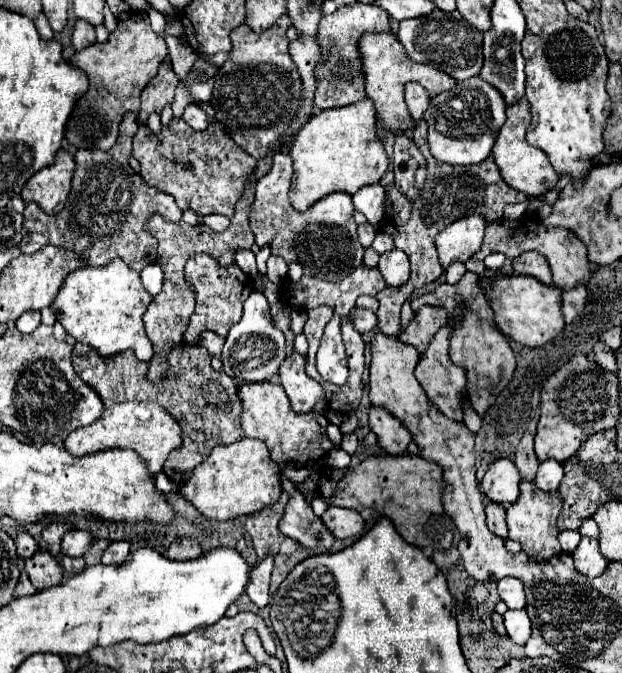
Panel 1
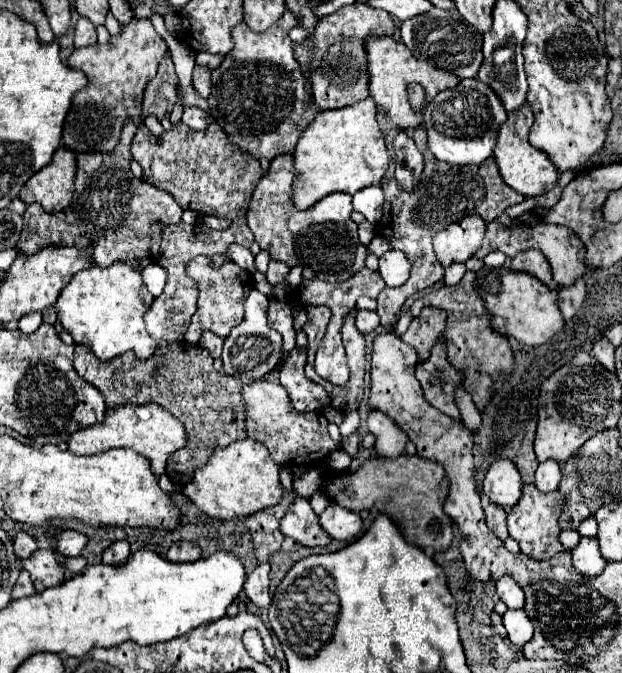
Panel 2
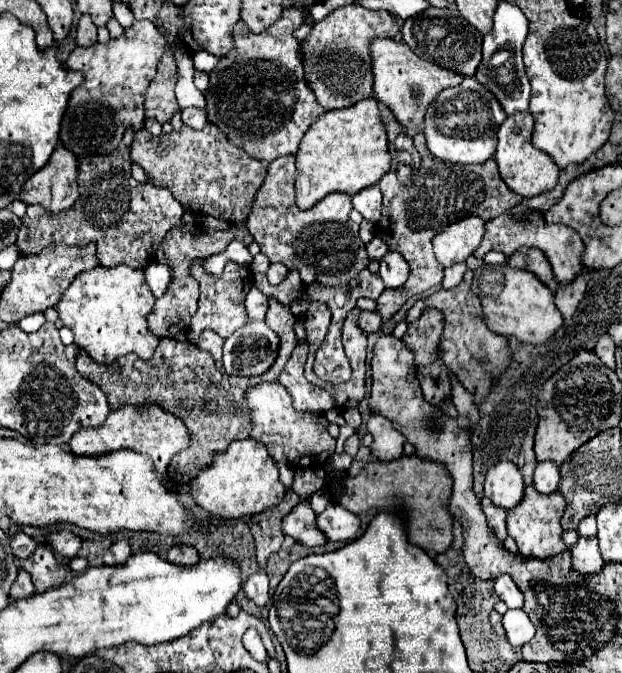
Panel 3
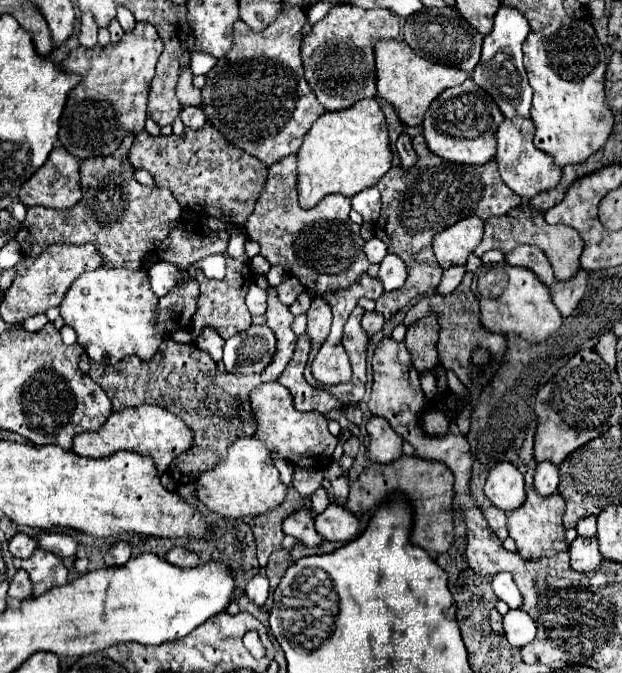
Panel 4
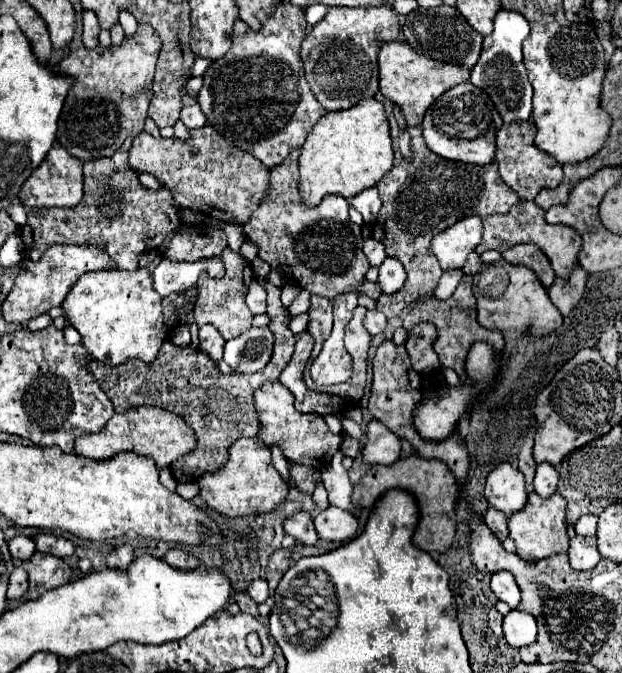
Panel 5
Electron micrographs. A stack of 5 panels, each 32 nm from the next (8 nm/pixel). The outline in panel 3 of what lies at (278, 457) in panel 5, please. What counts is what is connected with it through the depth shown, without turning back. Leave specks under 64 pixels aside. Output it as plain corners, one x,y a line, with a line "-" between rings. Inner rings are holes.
284,462
277,463
277,466
279,469
280,481
286,488
290,488
293,482
294,470
289,464
286,464

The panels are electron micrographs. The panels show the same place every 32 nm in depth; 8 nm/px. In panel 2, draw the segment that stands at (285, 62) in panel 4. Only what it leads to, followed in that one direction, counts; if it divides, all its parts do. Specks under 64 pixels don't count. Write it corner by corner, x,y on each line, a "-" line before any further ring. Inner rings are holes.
290,10
282,14
282,18
270,26
266,32
252,32
244,22
240,22
232,30
234,48
224,56
222,64
212,70
212,92
208,96
210,118
226,132
232,144
248,152
256,160
272,160
280,154
292,154
300,134
306,126
322,112
312,96
306,92
306,80
300,70
298,60
294,58
294,40
290,38
290,30
298,26
298,16

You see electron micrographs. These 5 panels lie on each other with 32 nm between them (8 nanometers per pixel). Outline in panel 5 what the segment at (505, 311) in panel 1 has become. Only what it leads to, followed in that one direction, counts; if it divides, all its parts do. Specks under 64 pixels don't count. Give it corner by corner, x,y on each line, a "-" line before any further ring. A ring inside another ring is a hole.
498,260
496,262
498,266
502,266
508,276
510,276
510,282
508,282
508,290
504,290
502,296
498,298
490,298
490,296
484,296
482,292
478,292
478,322
488,328
488,330
518,330
518,328
524,328
528,326
528,330
532,334
548,334
550,330
558,328
562,324
562,314
560,310
552,304
552,300
548,298
548,290
540,284
540,280
536,278
536,274
522,266
522,264
508,264
506,260

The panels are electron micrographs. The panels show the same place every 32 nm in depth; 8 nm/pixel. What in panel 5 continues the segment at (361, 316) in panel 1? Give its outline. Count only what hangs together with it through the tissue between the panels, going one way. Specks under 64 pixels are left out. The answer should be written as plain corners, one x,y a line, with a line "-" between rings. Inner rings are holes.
370,310
368,316
364,318
364,326
372,336
376,336
386,328
386,316
382,312
378,312
378,310

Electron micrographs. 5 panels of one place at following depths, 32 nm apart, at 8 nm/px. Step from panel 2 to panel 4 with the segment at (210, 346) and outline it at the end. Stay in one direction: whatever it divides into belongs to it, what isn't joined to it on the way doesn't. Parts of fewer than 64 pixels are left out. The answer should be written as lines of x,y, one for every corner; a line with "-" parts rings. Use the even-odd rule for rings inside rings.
206,327
202,330
197,338
196,346
198,346
200,350
208,352
214,362
220,362
220,360
222,360
224,340
222,340
222,337
213,328

